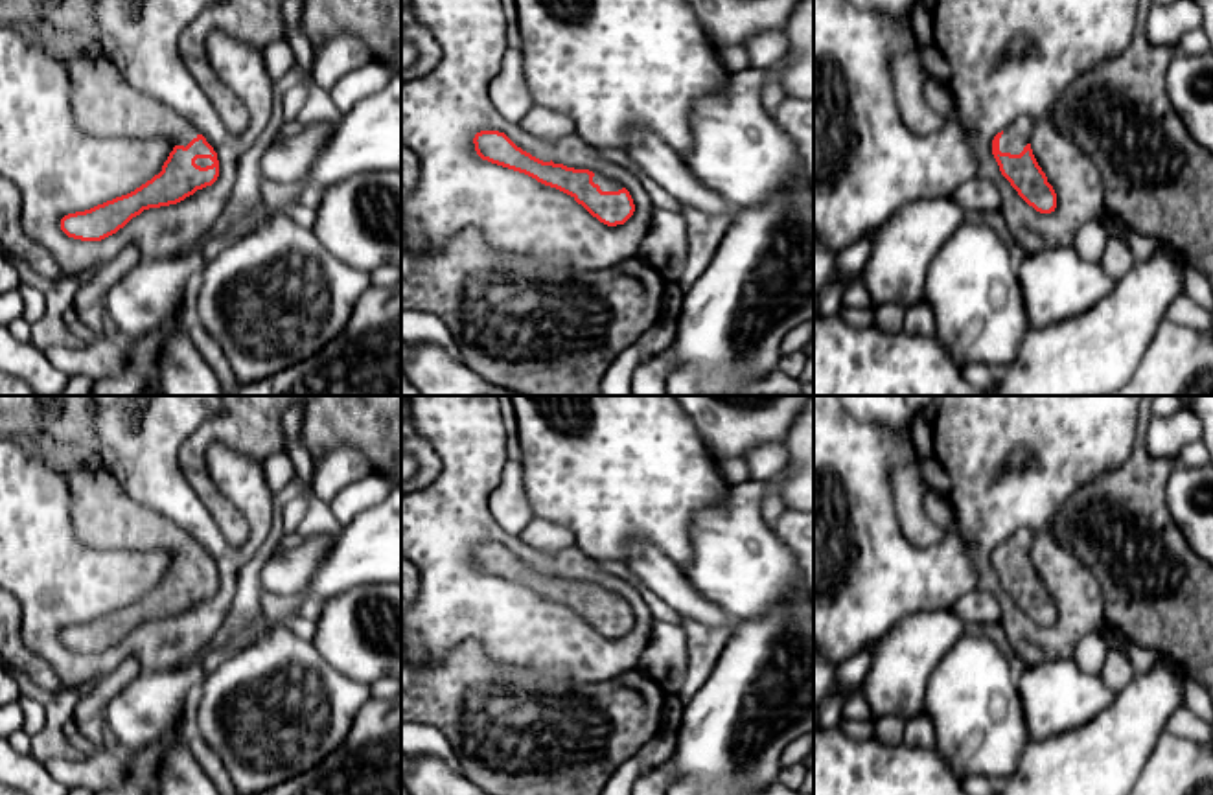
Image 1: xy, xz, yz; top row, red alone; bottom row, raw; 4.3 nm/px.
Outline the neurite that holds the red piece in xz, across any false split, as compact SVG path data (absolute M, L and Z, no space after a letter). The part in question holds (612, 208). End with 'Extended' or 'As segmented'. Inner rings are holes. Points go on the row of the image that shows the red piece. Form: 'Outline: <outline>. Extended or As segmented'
Outline: M480 131L473 138L482 160L525 173L537 182L571 195L593 217L607 226L624 225L635 212L633 199L620 184L589 169L543 162L517 147L504 132Z. Extended

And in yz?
Outline: M1031 116L1016 118L994 136L992 155L1018 195L1036 212L1051 213L1057 208L1057 193L1033 155L1029 144L1033 129Z. Extended

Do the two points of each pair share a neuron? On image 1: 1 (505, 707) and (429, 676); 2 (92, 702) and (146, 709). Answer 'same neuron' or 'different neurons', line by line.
1: same neuron
2: different neurons

